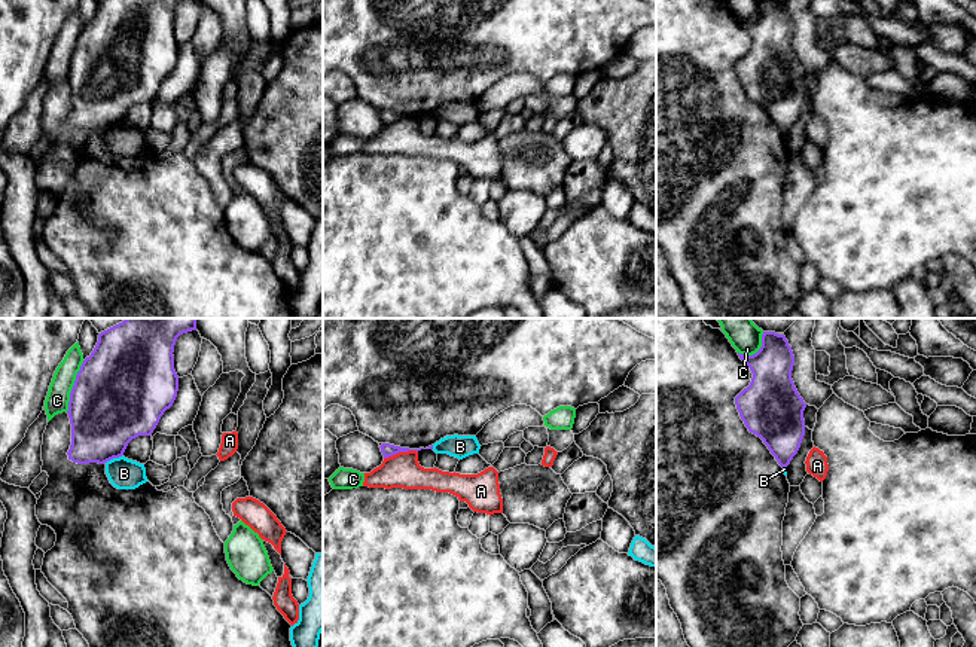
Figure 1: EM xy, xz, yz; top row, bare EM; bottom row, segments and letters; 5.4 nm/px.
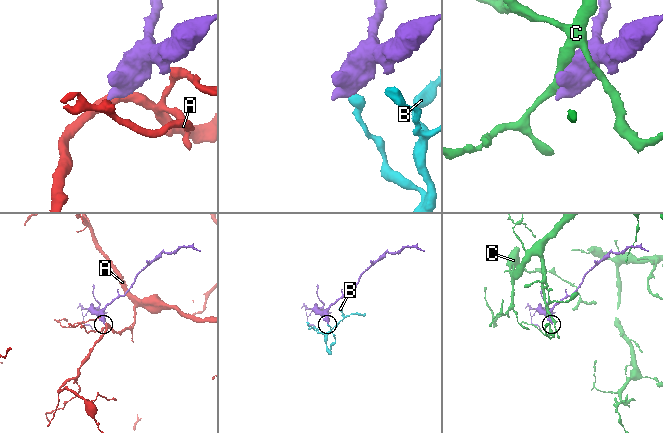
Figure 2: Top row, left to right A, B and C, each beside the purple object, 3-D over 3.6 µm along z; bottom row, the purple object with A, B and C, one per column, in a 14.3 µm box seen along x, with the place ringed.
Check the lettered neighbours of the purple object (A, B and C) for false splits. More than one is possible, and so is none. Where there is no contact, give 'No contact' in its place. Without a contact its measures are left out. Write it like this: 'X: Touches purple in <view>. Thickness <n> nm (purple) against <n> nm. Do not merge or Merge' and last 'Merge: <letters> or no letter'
A: Touches purple in xz. Thickness 70 nm (purple) against 190 nm. Do not merge
B: Touches purple in xy. Thickness 400 nm (purple) against 170 nm. Do not merge
C: Touches purple in xy. Thickness 500 nm (purple) against 130 nm. Do not merge
Merge: no letter

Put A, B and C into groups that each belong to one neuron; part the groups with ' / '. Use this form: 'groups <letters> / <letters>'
groups A / B / C

